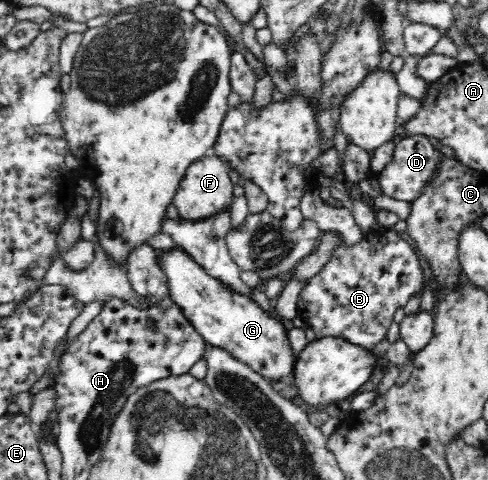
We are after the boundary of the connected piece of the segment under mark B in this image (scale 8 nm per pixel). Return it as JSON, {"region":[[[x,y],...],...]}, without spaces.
{"region":[[[378,225],[376,227],[376,229],[366,232],[364,235],[364,241],[360,241],[360,243],[358,243],[358,245],[354,245],[354,247],[348,247],[347,245],[345,245],[345,243],[343,243],[343,238],[342,238],[342,245],[340,245],[340,247],[338,247],[338,249],[336,249],[336,251],[334,251],[334,255],[332,255],[332,257],[330,257],[330,260],[326,264],[327,265],[315,277],[308,279],[308,285],[306,285],[306,287],[304,287],[304,291],[302,291],[302,295],[300,295],[300,301],[298,301],[297,316],[299,316],[302,320],[305,321],[306,324],[308,324],[310,327],[312,327],[312,329],[315,331],[315,334],[317,337],[316,339],[320,339],[321,337],[328,337],[328,336],[330,336],[330,337],[344,336],[344,338],[346,338],[346,340],[348,340],[349,342],[354,342],[354,344],[364,346],[364,348],[368,348],[368,350],[372,351],[372,349],[374,349],[374,347],[382,339],[384,339],[384,337],[386,337],[386,333],[389,330],[390,324],[392,323],[392,319],[394,319],[394,313],[396,313],[396,309],[403,308],[406,305],[406,303],[408,303],[408,300],[416,292],[419,292],[420,290],[422,290],[422,287],[424,287],[424,279],[425,279],[424,273],[423,273],[424,270],[422,269],[420,259],[418,259],[418,256],[416,255],[416,251],[411,246],[411,242],[407,238],[405,238],[401,234],[399,234],[398,232],[396,232],[392,229],[385,229],[384,227],[381,227],[380,225]]]}

